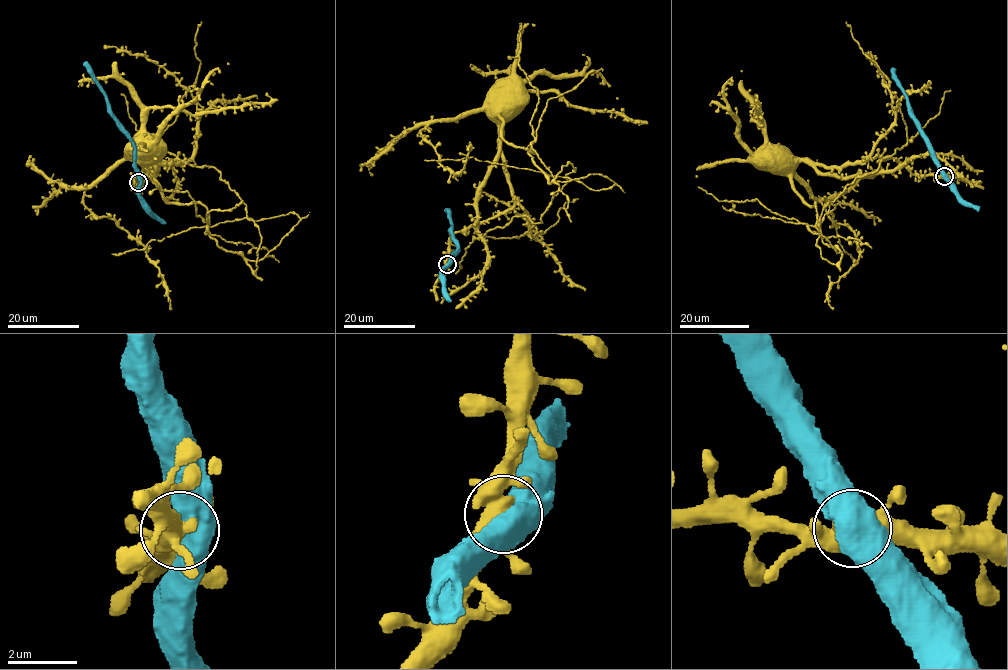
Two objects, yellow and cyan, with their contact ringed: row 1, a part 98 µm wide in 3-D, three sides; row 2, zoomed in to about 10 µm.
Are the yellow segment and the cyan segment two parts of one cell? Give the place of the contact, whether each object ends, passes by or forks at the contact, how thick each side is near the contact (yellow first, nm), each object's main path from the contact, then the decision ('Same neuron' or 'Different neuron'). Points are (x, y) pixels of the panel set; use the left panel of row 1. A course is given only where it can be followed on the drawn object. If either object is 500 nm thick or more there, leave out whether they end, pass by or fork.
Place: (138, 182). Thickness 460 nm (yellow) against 600 nm. Course of yellow: (139, 182), (132, 178), (157, 162), (181, 160), (183, 163), (160, 163), (140, 140). Course of cyan: (139, 183), (133, 140), (109, 110), (105, 94), (84, 62). Different neuron

